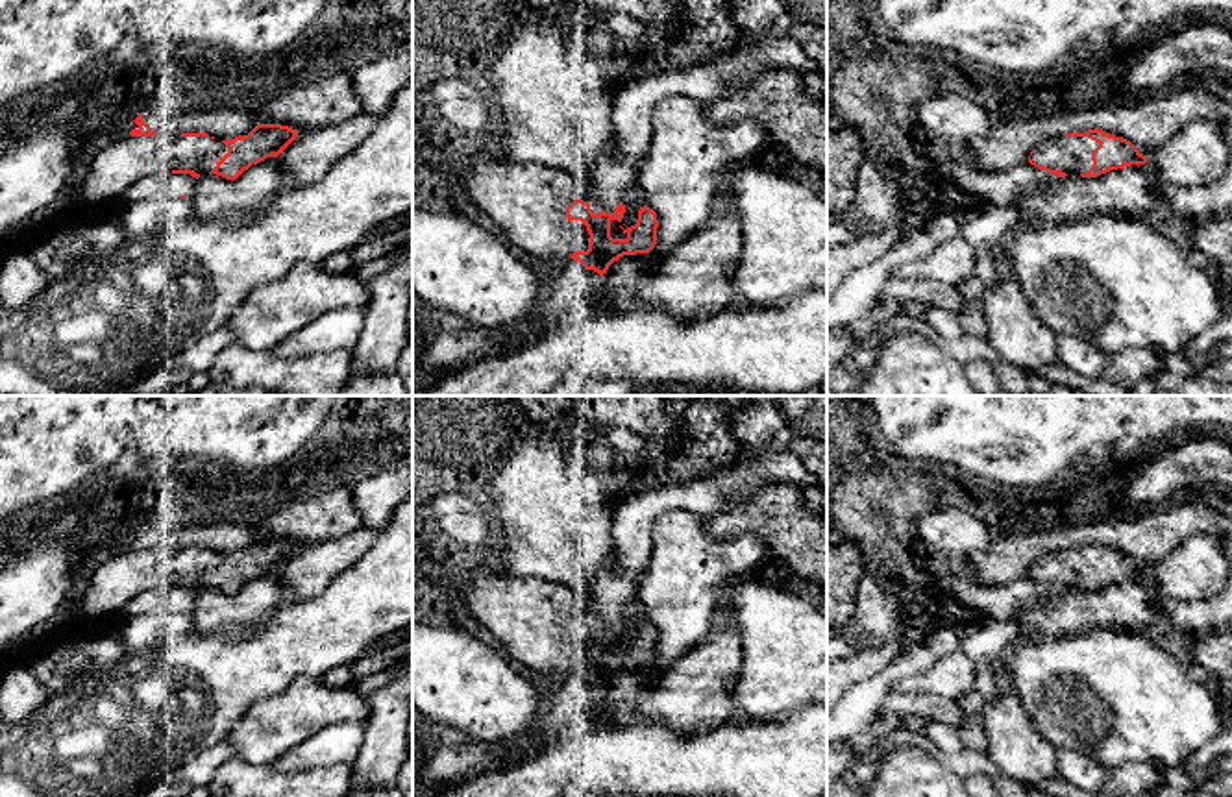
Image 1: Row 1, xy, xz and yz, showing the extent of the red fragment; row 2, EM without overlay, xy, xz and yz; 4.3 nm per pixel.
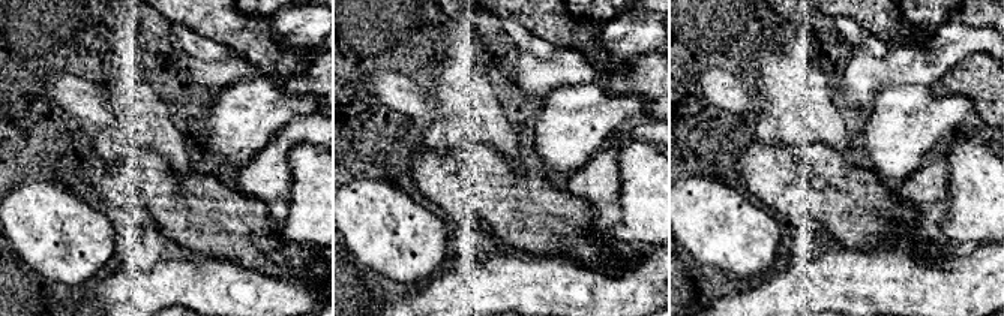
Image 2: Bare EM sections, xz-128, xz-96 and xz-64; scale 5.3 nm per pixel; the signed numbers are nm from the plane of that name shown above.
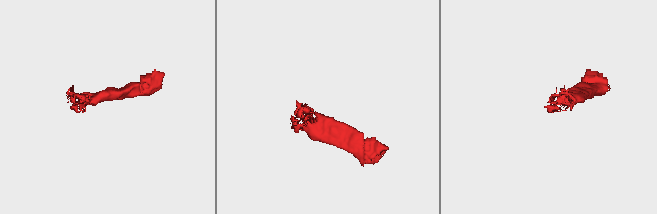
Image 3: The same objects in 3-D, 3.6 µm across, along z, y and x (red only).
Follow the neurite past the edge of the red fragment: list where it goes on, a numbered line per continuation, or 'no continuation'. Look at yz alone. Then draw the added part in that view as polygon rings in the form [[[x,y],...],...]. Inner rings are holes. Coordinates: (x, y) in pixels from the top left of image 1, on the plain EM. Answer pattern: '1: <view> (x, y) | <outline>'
1: yz (1070, 568) | [[[1056,551],[1041,557],[1030,570],[1032,577],[1051,584],[1080,590],[1093,581],[1091,566],[1099,557],[1088,551]]]

